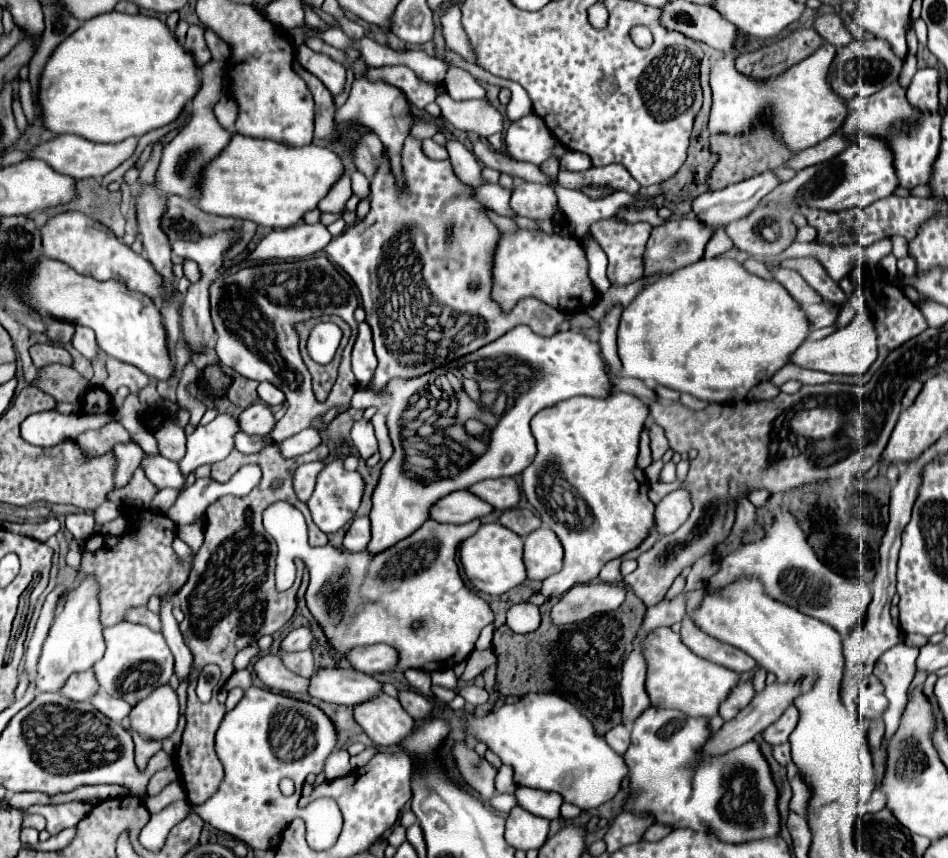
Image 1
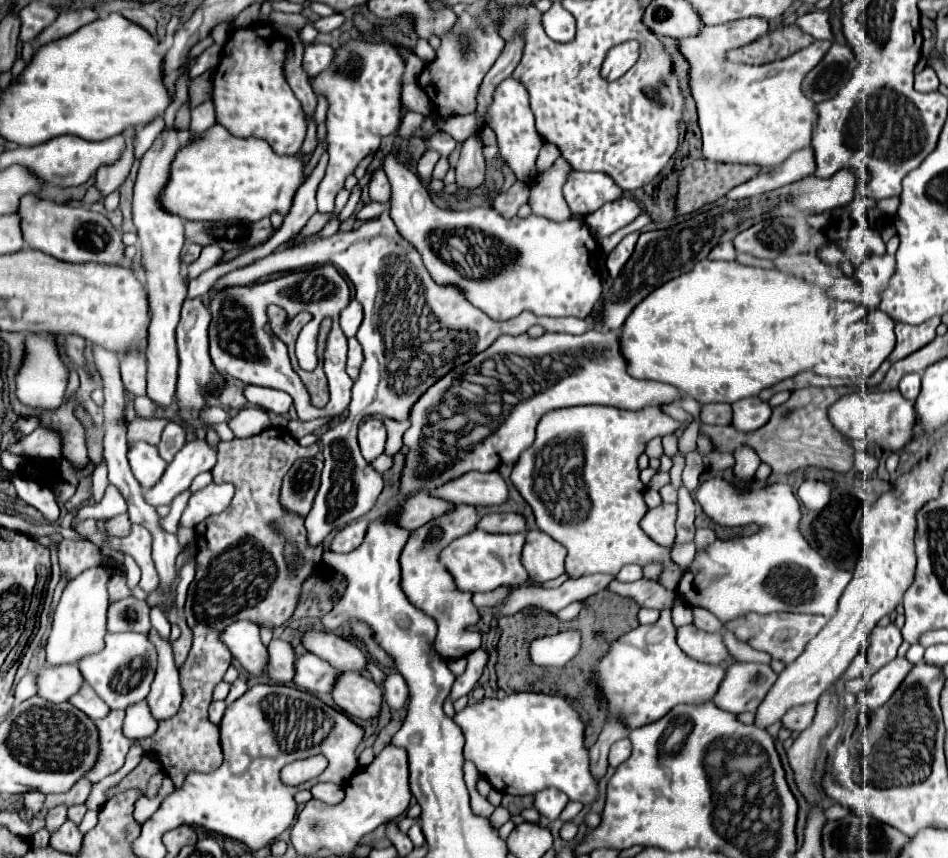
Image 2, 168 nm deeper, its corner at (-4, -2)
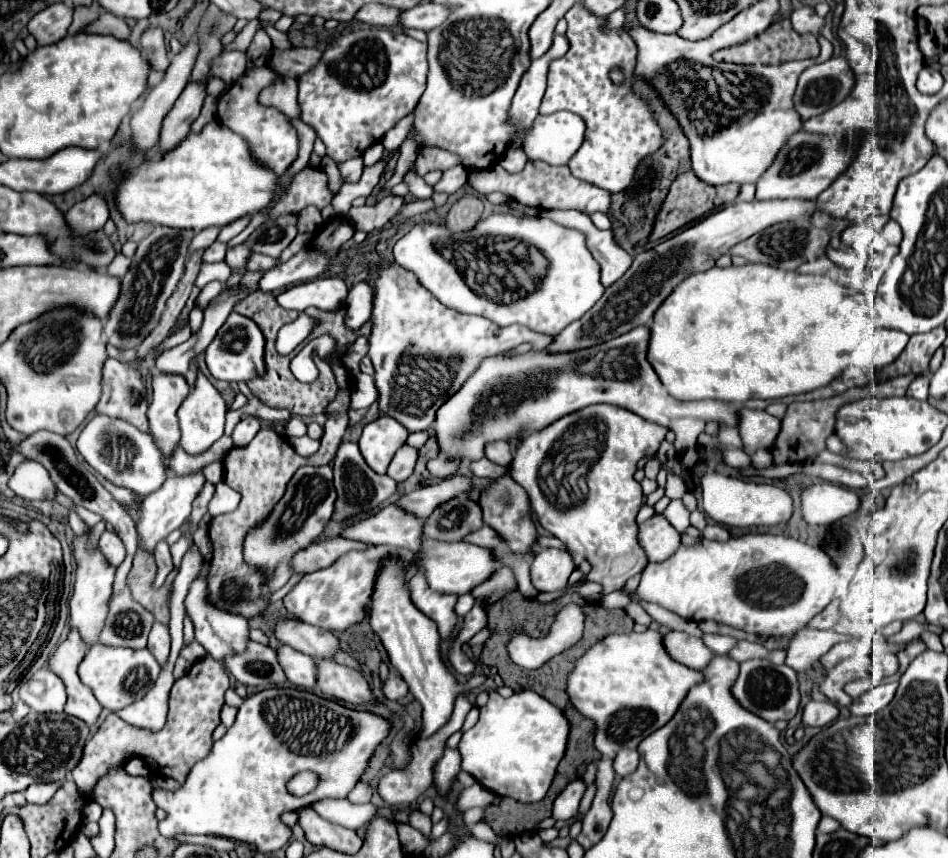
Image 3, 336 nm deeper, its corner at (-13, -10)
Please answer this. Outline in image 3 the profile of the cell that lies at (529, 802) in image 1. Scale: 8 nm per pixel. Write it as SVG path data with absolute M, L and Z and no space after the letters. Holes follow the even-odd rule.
M575 780L571 782L569 786L565 786L559 796L555 798L553 802L553 810L551 810L551 818L553 820L569 820L577 814L577 806L579 806L579 800L585 792L585 784L581 780Z

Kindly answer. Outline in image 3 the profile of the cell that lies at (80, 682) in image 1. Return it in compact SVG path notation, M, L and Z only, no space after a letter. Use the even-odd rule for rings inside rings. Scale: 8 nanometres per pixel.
M49 668L37 670L19 688L21 700L35 712L63 712L65 708L65 684Z

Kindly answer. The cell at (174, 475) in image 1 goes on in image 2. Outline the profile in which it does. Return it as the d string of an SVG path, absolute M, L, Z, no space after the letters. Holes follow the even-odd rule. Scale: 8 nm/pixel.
M134 442L132 446L128 446L128 464L132 468L134 478L144 490L152 488L152 484L156 484L162 478L164 466L168 466L160 458L158 448L148 442Z

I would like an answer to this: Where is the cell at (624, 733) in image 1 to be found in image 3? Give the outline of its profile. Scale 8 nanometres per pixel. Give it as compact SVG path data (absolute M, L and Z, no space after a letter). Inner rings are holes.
M619 750L613 760L613 770L619 776L627 776L637 768L637 764L639 764L637 750Z

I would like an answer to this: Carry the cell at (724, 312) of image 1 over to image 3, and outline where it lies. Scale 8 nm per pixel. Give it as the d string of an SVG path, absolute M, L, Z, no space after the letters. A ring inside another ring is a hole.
M745 264L745 266L729 266L729 268L715 266L707 272L699 272L699 274L685 278L685 282L681 282L673 290L673 294L669 294L669 298L665 298L665 302L657 308L657 314L653 314L653 322L649 324L647 358L653 370L657 372L657 376L661 378L661 384L677 400L721 400L721 402L743 404L753 398L773 400L773 398L783 398L791 394L801 394L801 392L827 386L833 378L841 374L841 370L845 368L845 344L851 344L851 338L847 336L855 336L853 332L863 332L867 326L865 308L867 306L865 306L865 298L861 292L845 288L827 276L785 272L773 266L765 266L765 264Z

